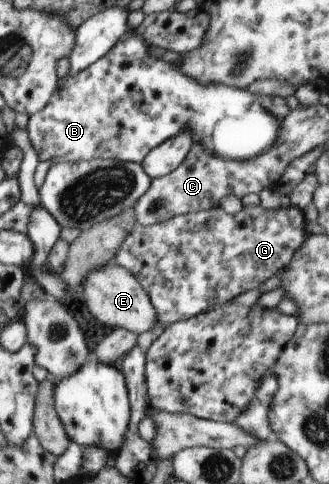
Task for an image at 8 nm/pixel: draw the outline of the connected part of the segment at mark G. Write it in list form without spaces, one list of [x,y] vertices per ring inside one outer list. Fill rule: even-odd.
[[[261,204],[258,206],[242,206],[241,211],[237,215],[229,215],[225,213],[221,206],[213,207],[213,209],[207,209],[207,211],[198,211],[197,213],[187,213],[187,215],[177,215],[169,221],[163,221],[163,223],[156,223],[150,226],[142,226],[141,224],[135,224],[133,231],[129,233],[129,237],[123,241],[117,255],[113,259],[113,263],[121,265],[133,272],[136,275],[137,281],[144,287],[144,290],[149,295],[155,311],[157,311],[157,319],[159,323],[175,323],[181,320],[189,319],[191,316],[199,315],[211,307],[220,306],[232,299],[235,299],[242,293],[251,291],[252,289],[259,288],[267,279],[273,277],[277,271],[284,270],[289,261],[293,259],[297,249],[305,243],[305,239],[308,237],[308,233],[305,230],[307,219],[304,217],[304,211],[295,205],[290,205],[279,209],[264,209]]]

